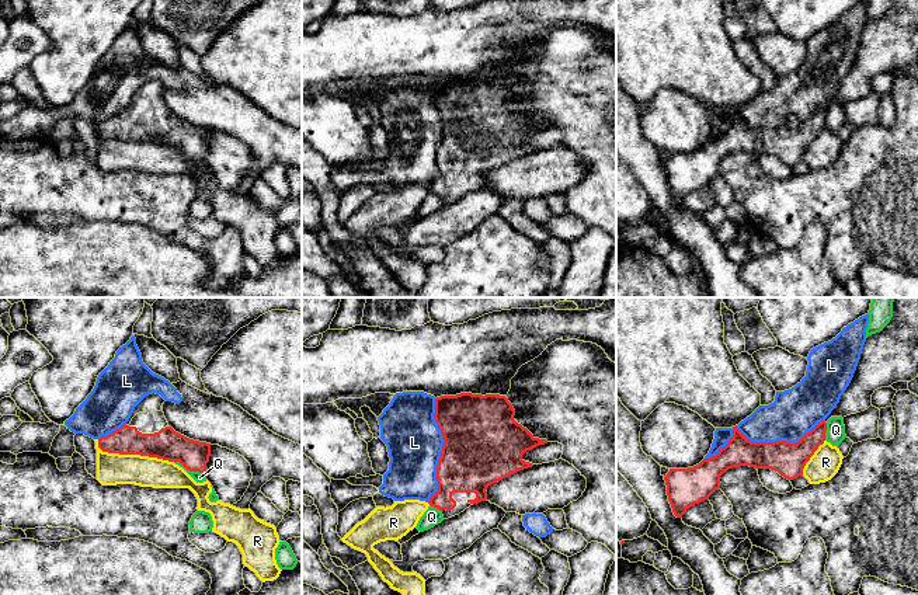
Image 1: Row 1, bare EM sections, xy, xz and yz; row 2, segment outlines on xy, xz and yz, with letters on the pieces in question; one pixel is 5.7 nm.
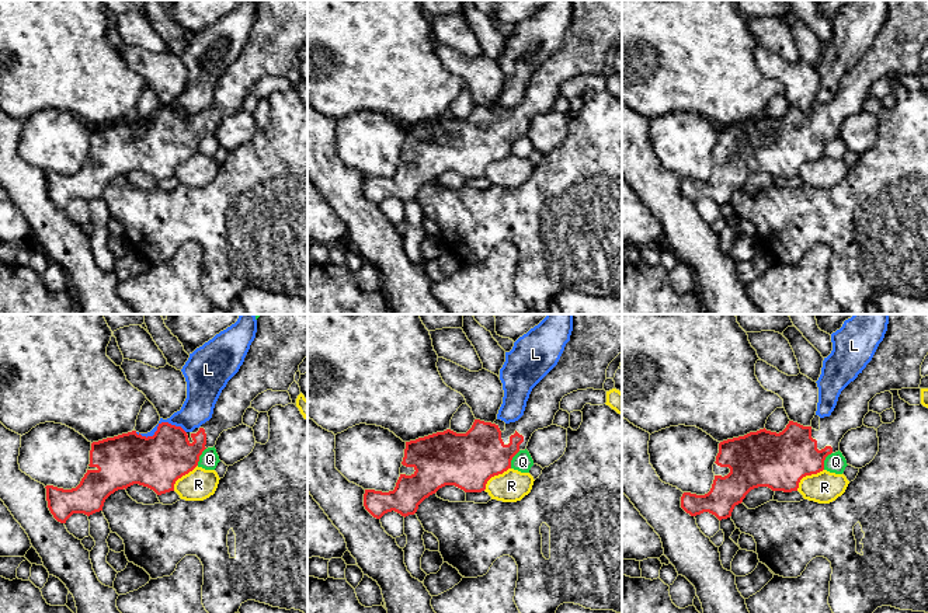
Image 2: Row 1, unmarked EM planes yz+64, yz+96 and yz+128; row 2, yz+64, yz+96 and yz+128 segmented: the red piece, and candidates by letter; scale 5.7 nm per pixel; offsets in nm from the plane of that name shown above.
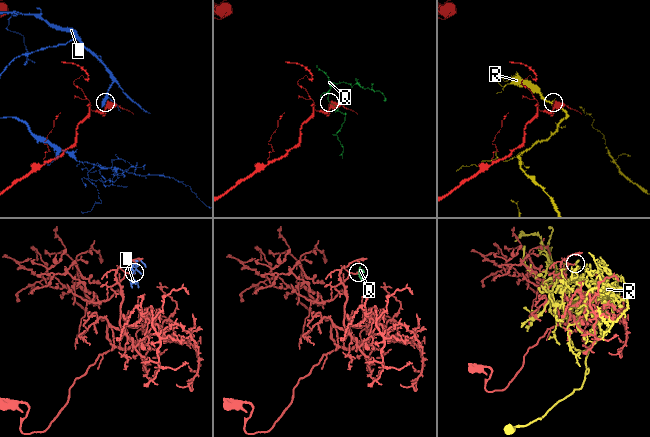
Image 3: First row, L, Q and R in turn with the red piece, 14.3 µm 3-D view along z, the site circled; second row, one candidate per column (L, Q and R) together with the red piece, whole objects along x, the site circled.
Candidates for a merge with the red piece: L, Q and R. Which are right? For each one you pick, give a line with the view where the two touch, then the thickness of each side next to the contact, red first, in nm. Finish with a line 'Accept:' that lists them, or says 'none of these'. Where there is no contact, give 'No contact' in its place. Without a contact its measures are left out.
Accept: none of these

